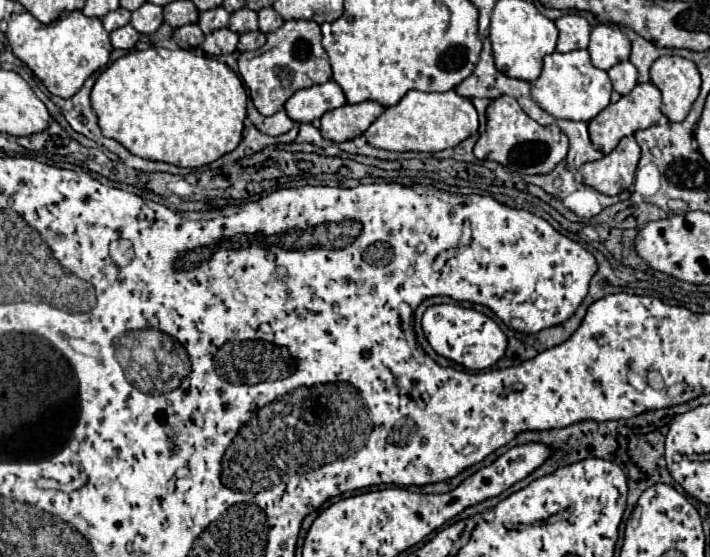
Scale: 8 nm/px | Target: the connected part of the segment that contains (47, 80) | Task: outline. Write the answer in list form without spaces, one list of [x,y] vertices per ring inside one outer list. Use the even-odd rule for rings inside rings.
[[[74,10],[70,12],[68,16],[52,22],[52,24],[42,24],[38,22],[30,12],[24,12],[24,14],[12,14],[10,20],[8,20],[8,42],[10,42],[10,48],[12,52],[42,80],[42,84],[48,88],[50,94],[54,96],[60,96],[60,98],[72,98],[84,84],[84,80],[104,68],[108,64],[108,56],[110,56],[110,50],[112,44],[110,44],[110,36],[108,32],[104,30],[100,18],[88,18],[84,16],[80,10]]]

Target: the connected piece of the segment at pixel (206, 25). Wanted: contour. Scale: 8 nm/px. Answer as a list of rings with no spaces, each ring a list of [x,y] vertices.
[[[220,6],[220,8],[214,8],[214,10],[200,12],[198,26],[202,28],[204,34],[210,34],[210,32],[214,32],[218,28],[228,28],[228,18],[230,18],[230,14]]]

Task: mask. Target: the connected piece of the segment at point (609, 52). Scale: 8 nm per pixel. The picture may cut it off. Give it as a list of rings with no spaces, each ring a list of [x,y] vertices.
[[[600,24],[590,34],[588,52],[596,68],[610,70],[614,64],[628,60],[630,40],[616,26]]]

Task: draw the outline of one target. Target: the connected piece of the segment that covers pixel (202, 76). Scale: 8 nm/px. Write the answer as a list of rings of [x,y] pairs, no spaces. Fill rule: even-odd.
[[[150,46],[148,50],[132,50],[112,62],[110,68],[98,76],[90,100],[98,116],[100,132],[106,138],[120,142],[128,152],[146,160],[200,168],[238,146],[242,140],[248,96],[240,78],[224,62],[190,50]]]

